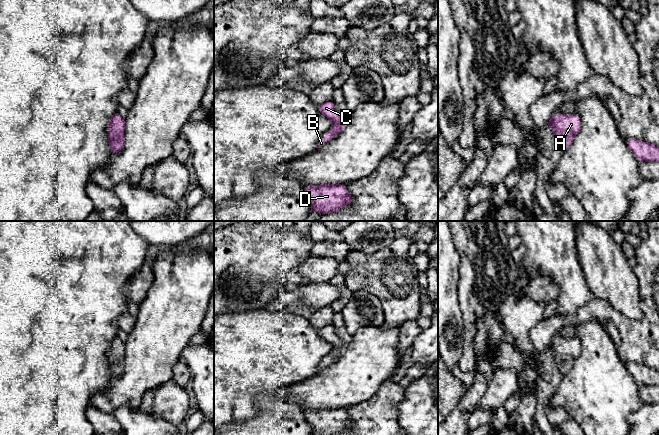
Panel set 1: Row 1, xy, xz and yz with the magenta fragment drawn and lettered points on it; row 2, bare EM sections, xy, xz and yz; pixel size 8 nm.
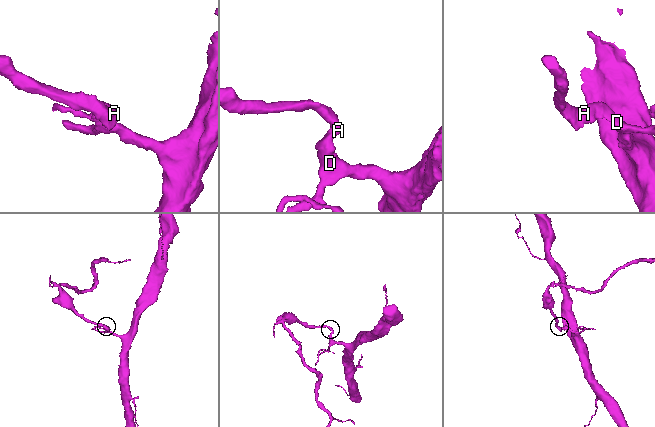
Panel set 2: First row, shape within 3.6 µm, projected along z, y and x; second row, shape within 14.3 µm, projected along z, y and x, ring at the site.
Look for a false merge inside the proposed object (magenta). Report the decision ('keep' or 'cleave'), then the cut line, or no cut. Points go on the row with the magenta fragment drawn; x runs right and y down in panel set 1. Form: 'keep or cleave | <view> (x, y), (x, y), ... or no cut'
keep | no cut

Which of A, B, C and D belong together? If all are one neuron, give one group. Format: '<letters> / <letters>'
A B C D

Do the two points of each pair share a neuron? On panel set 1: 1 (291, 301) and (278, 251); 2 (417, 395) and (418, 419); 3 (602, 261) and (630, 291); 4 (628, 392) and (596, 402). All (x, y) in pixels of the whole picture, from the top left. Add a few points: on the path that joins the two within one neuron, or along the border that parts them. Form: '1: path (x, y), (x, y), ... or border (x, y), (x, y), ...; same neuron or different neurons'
1: border (282, 289), (275, 298); different neurons
2: path (418, 401), (418, 413); same neuron
3: path (607, 268), (623, 284); same neuron
4: path (620, 393), (604, 394); same neuron

